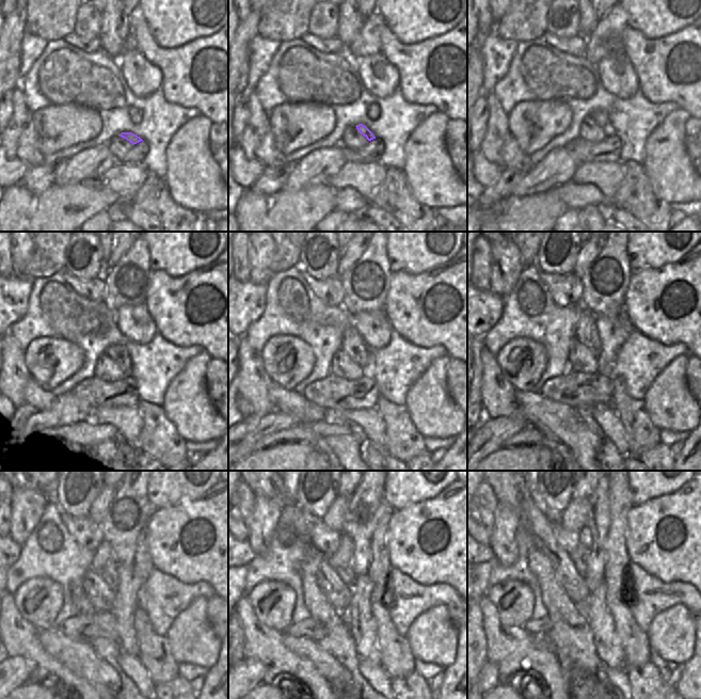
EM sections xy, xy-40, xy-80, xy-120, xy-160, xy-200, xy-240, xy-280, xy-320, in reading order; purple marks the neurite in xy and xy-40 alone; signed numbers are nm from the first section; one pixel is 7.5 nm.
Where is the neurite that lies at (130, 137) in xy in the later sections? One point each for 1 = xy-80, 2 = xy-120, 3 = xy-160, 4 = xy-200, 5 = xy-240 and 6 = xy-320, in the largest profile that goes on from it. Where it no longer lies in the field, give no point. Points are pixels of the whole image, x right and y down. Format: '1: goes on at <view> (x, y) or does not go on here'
1: goes on at xy-80 (600, 117)
2: goes on at xy-120 (118, 352)
3: goes on at xy-160 (352, 343)
4: goes on at xy-200 (586, 333)
5: goes on at xy-240 (104, 562)
6: goes on at xy-320 (579, 558)

